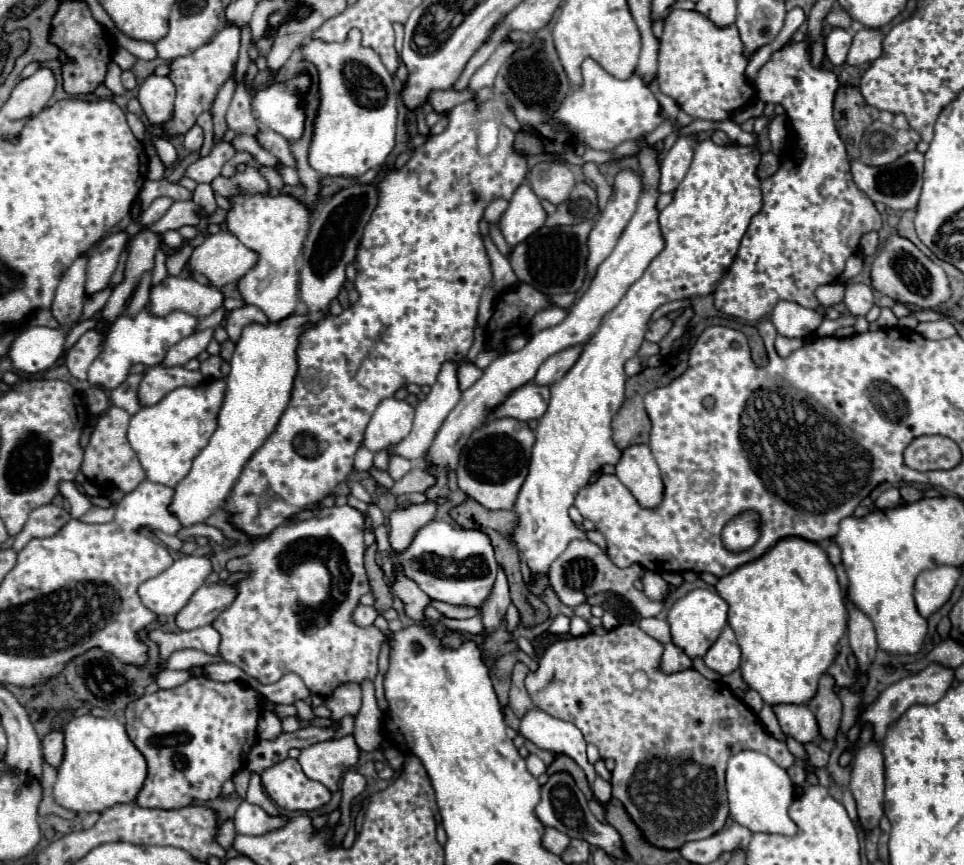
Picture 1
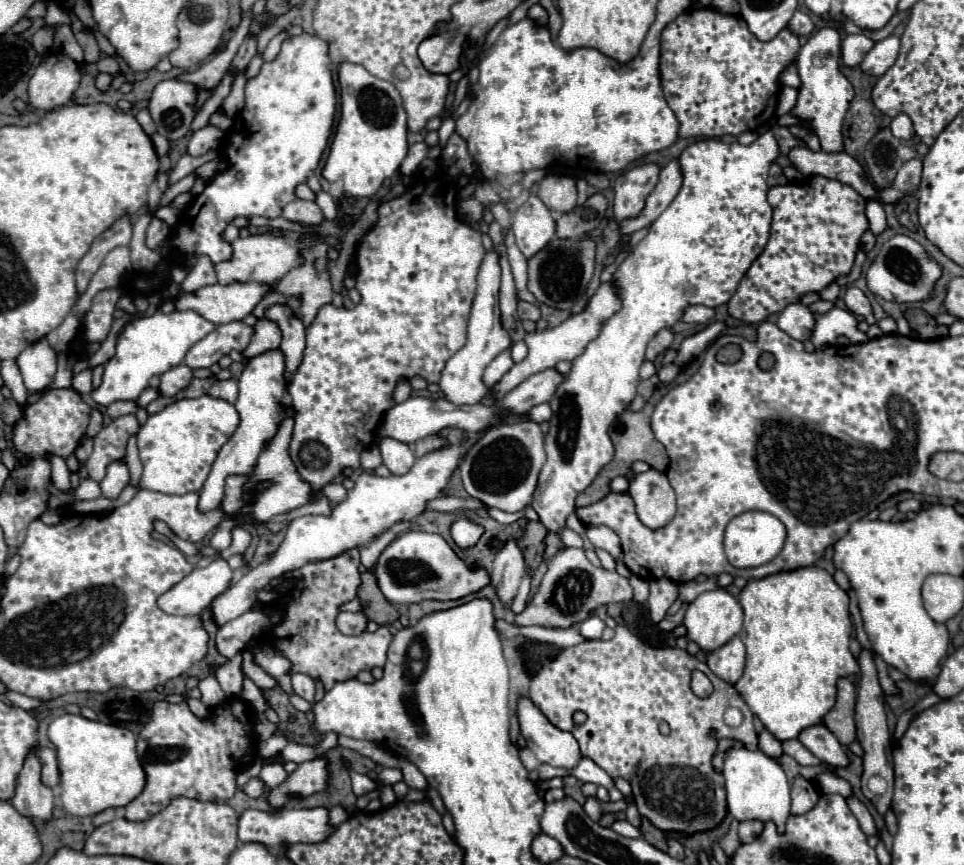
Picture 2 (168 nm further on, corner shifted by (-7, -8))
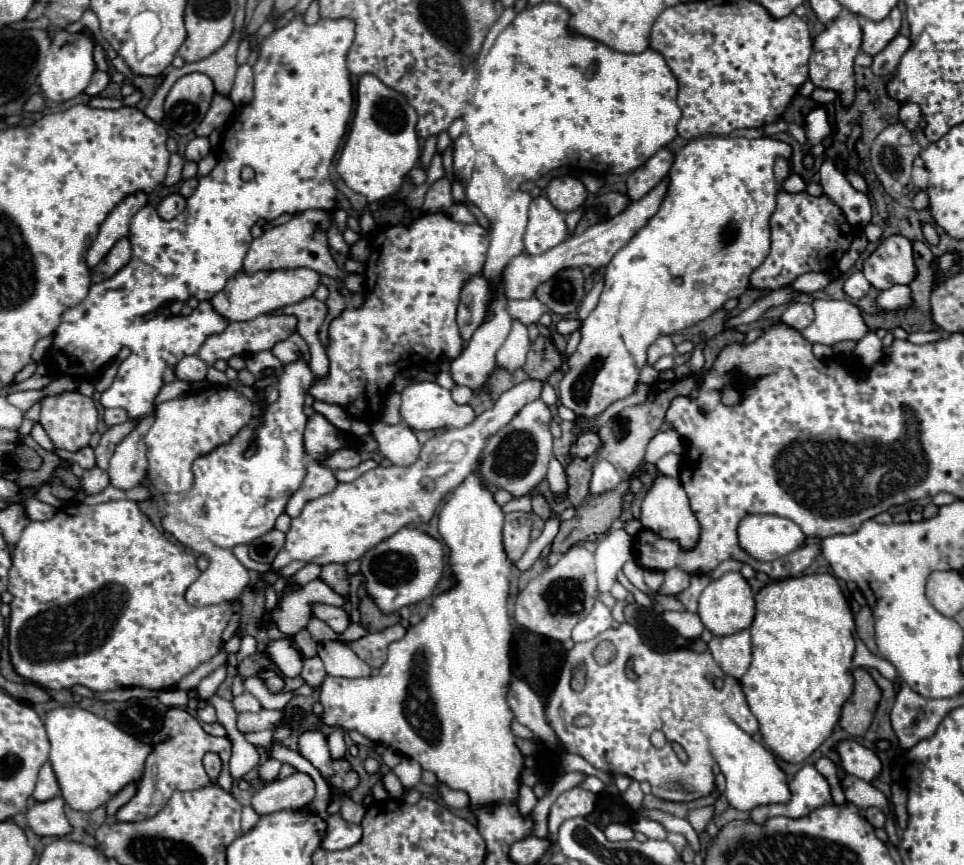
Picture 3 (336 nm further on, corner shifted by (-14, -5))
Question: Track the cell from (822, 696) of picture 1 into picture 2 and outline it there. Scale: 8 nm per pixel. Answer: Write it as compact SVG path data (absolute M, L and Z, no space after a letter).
M849 679L837 681L837 703L825 715L825 727L839 739L841 745L849 747L855 741L855 697L857 689Z

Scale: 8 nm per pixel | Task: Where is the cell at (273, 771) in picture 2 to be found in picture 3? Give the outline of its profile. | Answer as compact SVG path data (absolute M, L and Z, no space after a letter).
M274 758L266 760L266 762L260 766L260 776L262 776L262 780L266 780L266 782L274 782L274 780L278 778L280 766L282 766L282 764L280 764L278 760L274 760Z

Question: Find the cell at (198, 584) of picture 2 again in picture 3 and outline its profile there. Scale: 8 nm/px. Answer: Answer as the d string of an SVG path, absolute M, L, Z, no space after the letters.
M206 538L196 540L196 550L206 552L210 566L186 590L186 602L192 606L210 606L238 598L248 586L248 570L238 562L232 550L214 546Z

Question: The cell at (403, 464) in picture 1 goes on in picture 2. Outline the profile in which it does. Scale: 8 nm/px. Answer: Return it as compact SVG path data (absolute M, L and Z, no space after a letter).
M383 437L377 441L377 447L383 457L383 465L393 473L393 475L403 475L411 469L415 463L415 455L407 443L395 441L393 437Z

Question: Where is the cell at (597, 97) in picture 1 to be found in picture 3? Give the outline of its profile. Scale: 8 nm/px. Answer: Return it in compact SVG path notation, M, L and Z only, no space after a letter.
M542 2L538 6L528 6L524 8L514 22L496 38L492 50L488 52L484 66L480 68L480 74L476 78L476 86L474 92L464 108L464 120L466 120L466 130L470 134L470 140L474 144L476 152L482 152L486 156L492 158L494 166L512 182L512 184L522 184L528 180L538 180L544 174L548 174L554 168L572 164L572 162L596 162L595 172L601 175L606 173L621 175L626 172L636 170L638 166L642 166L650 156L654 156L660 148L668 146L678 134L676 134L676 126L682 118L682 110L676 104L676 92L678 92L678 82L674 78L674 74L670 72L670 68L666 66L666 60L662 58L660 52L648 48L642 54L636 56L624 56L622 52L616 52L608 46L604 46L602 42L584 38L584 36L576 36L568 30L568 18L570 14L560 6L560 4L552 4L552 2Z

